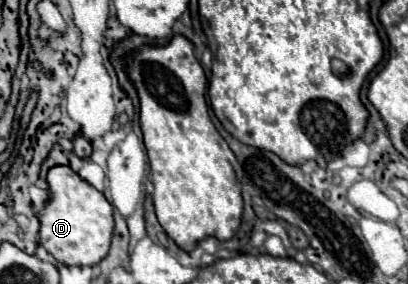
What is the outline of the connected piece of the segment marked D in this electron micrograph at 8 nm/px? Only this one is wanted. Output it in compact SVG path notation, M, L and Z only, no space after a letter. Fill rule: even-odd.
M53 165L47 171L49 199L39 211L41 245L65 265L95 265L111 245L113 207L101 191L81 179L69 165Z

